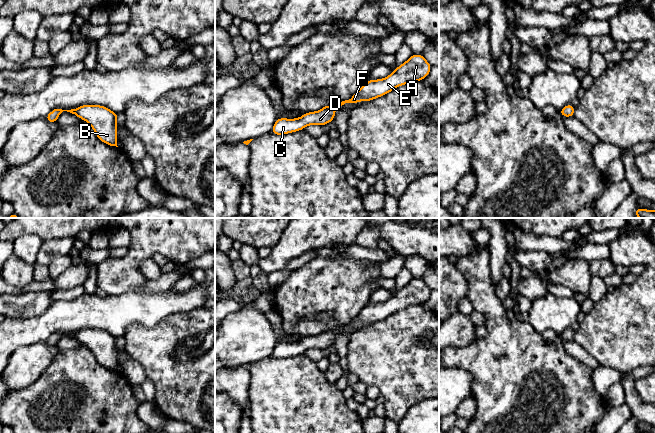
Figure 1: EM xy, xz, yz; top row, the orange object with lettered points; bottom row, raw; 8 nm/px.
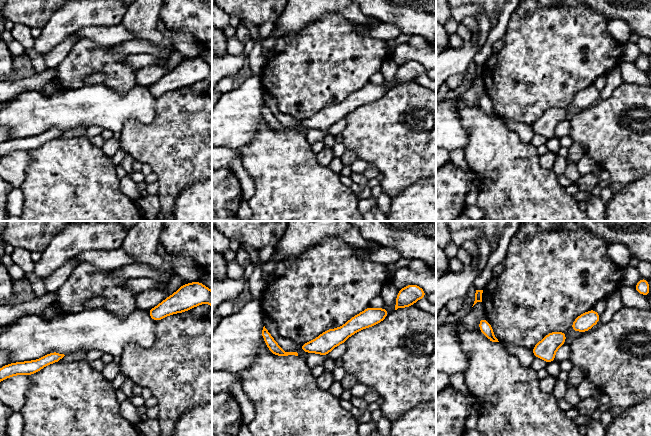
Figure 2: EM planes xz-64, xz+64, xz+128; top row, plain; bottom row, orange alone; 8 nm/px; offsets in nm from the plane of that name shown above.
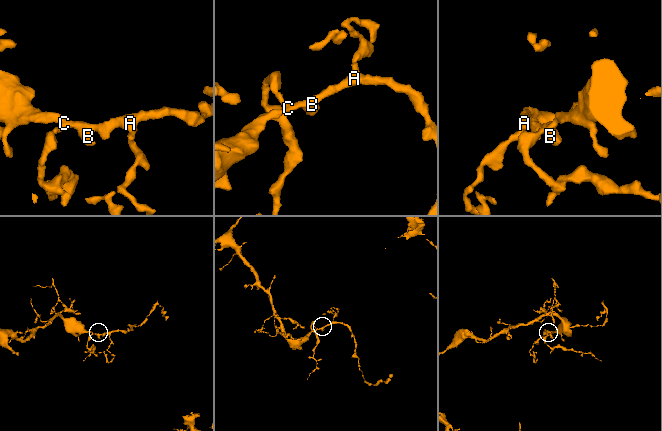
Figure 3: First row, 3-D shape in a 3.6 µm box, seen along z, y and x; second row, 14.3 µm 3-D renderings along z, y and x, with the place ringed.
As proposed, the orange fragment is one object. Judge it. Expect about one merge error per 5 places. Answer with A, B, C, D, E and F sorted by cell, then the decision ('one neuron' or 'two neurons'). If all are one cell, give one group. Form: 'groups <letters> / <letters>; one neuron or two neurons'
groups A B C D E F; one neuron

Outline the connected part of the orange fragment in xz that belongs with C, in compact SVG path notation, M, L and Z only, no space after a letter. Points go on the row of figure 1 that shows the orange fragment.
M326 105L319 111L304 113L304 115L300 118L278 118L274 123L271 132L275 135L284 135L303 130L308 125L324 126L333 121L336 114L336 109L337 108L332 105Z

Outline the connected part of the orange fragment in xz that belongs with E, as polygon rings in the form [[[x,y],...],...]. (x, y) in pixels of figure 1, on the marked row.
[[[413,54],[406,62],[397,67],[388,77],[378,80],[368,80],[349,100],[340,102],[340,106],[344,105],[345,103],[371,101],[377,97],[382,97],[401,85],[405,85],[412,81],[422,81],[429,75],[431,67],[432,65],[430,65],[422,55]]]

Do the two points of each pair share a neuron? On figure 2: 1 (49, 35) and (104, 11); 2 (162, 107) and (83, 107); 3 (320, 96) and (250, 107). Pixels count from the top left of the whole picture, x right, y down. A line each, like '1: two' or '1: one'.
1: one
2: two
3: two

